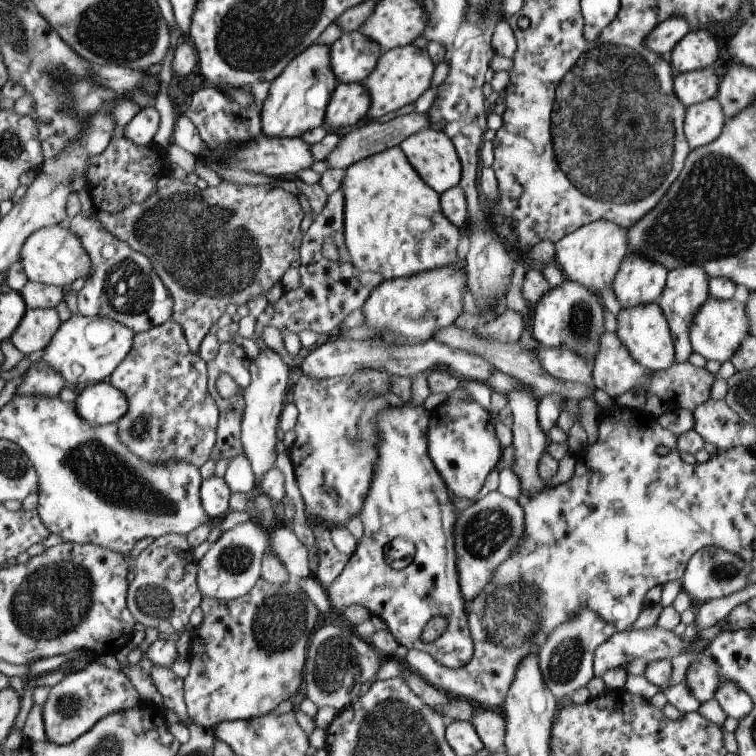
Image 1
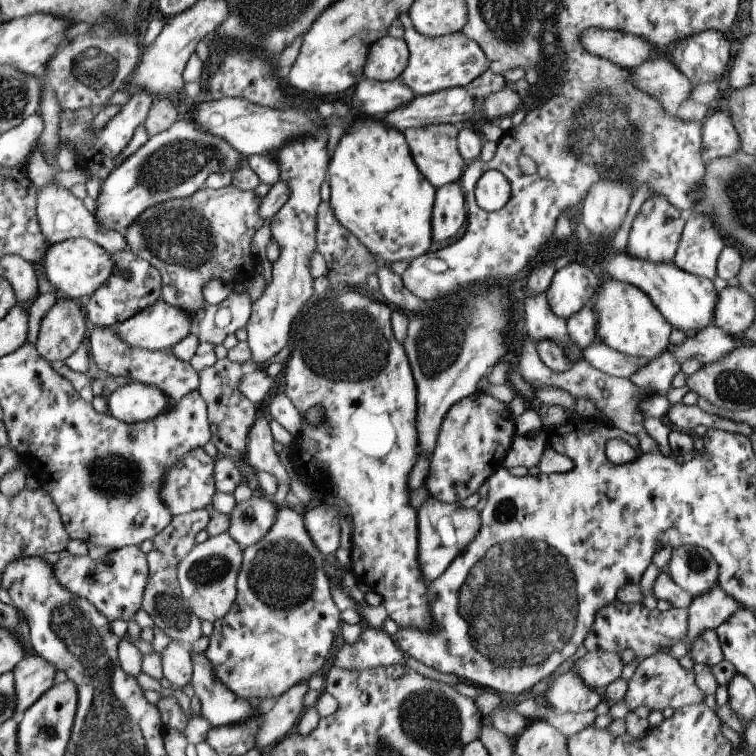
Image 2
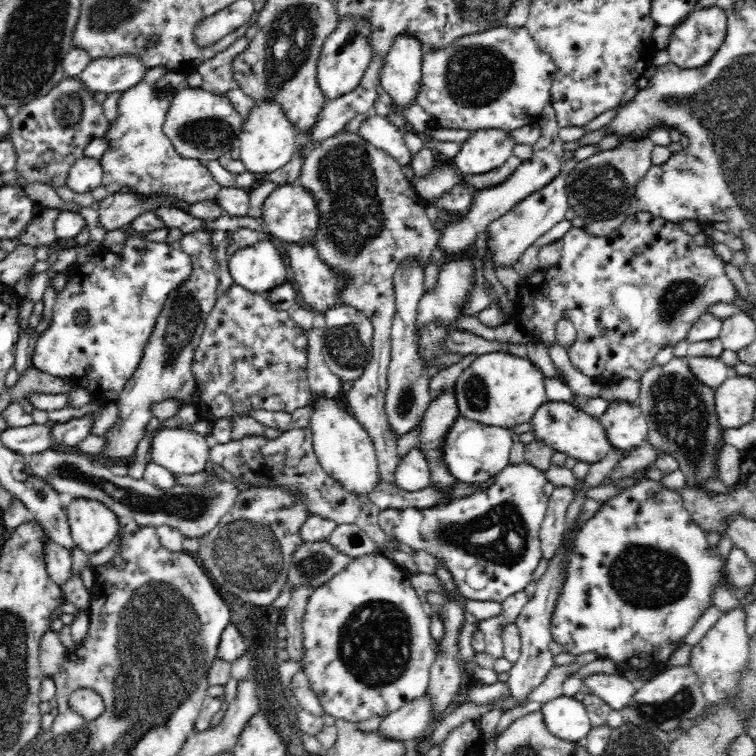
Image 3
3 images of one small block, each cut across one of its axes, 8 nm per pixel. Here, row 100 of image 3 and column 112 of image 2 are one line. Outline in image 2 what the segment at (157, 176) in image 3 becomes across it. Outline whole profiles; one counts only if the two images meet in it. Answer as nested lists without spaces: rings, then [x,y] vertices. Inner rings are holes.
[[[140,87],[122,106],[121,111],[104,124],[98,132],[92,130],[92,120],[96,113],[91,108],[81,108],[75,111],[62,109],[59,112],[58,136],[60,143],[73,150],[77,169],[85,171],[87,194],[94,200],[99,195],[99,190],[107,175],[115,169],[116,158],[128,146],[136,128],[146,120],[152,101],[153,96],[145,91],[144,87]]]

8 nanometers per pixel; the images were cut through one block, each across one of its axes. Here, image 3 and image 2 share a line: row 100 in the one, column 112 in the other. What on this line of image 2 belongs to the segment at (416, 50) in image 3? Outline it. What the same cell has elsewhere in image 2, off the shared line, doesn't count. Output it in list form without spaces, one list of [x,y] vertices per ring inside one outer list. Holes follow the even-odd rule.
[[[131,382],[107,395],[109,414],[125,423],[139,423],[170,410],[169,396],[157,386]]]

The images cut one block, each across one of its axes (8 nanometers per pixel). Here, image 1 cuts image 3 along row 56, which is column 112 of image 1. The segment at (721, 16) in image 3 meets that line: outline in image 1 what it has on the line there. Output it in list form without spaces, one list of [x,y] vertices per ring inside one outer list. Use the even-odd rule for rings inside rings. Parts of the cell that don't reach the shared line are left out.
[[[92,661],[87,668],[72,672],[51,686],[43,704],[43,725],[47,740],[57,745],[67,745],[80,738],[96,722],[114,711],[128,710],[142,701],[134,685],[124,672],[109,669]]]

